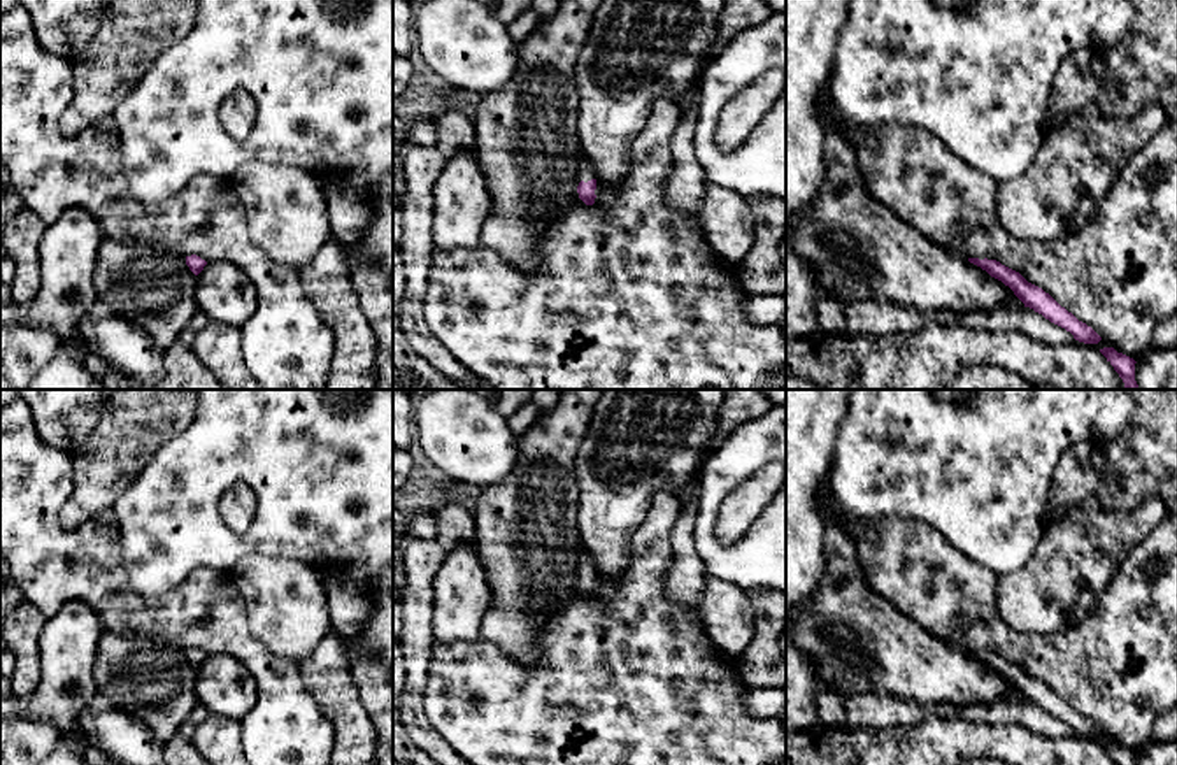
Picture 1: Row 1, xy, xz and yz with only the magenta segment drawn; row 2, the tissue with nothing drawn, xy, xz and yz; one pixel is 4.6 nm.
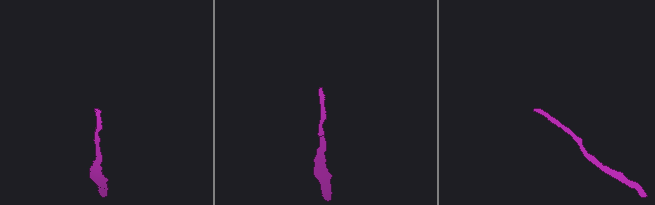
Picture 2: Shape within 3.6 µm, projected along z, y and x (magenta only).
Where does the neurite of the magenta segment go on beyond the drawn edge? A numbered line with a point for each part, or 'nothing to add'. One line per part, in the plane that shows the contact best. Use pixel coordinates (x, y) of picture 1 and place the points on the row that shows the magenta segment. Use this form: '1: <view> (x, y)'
1: xz (586, 172)

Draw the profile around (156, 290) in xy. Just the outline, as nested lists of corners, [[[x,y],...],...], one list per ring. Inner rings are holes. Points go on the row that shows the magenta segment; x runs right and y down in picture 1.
[[[107,237],[93,270],[96,298],[135,321],[161,351],[198,312],[196,279],[184,256]]]

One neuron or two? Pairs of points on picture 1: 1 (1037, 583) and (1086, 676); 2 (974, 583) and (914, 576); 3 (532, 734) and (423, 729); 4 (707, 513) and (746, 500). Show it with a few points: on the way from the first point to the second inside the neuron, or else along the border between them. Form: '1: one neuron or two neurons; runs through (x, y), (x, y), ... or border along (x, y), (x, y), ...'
1: two neurons; border along (1095, 606), (1065, 630), (1021, 632)
2: one neuron; runs through (958, 576), (942, 560), (928, 560)
3: two neurons; border along (423, 688), (421, 713), (451, 746)
4: two neurons; border along (746, 479), (718, 513), (716, 537), (723, 544)

